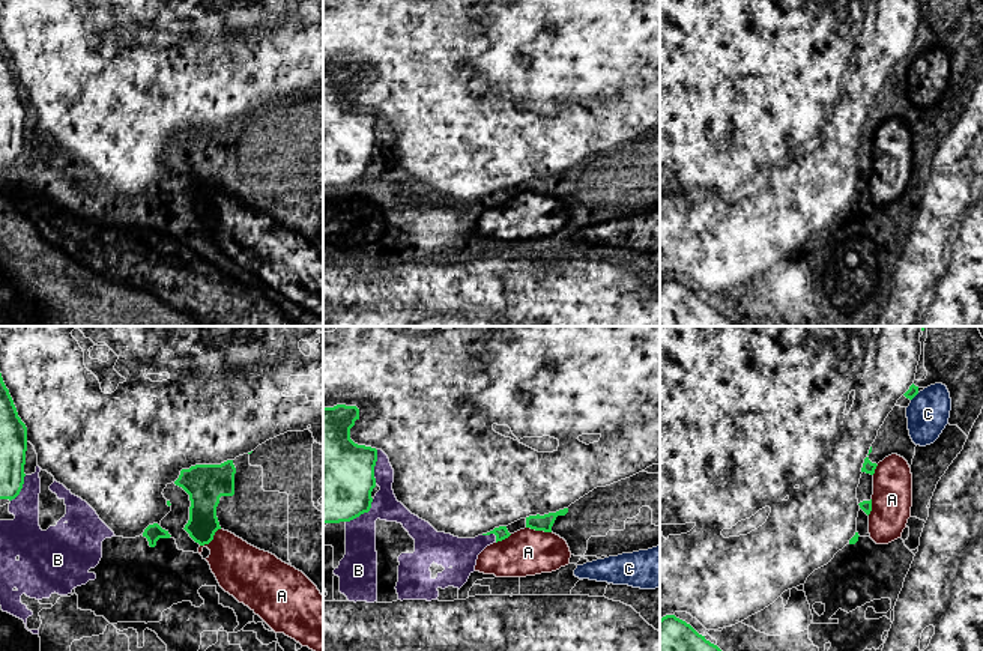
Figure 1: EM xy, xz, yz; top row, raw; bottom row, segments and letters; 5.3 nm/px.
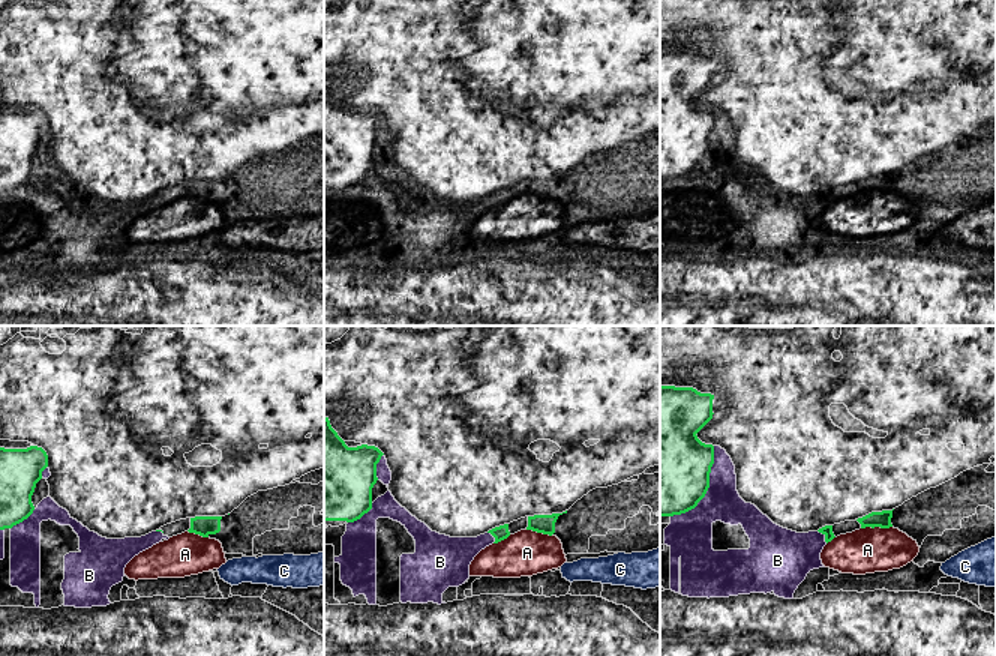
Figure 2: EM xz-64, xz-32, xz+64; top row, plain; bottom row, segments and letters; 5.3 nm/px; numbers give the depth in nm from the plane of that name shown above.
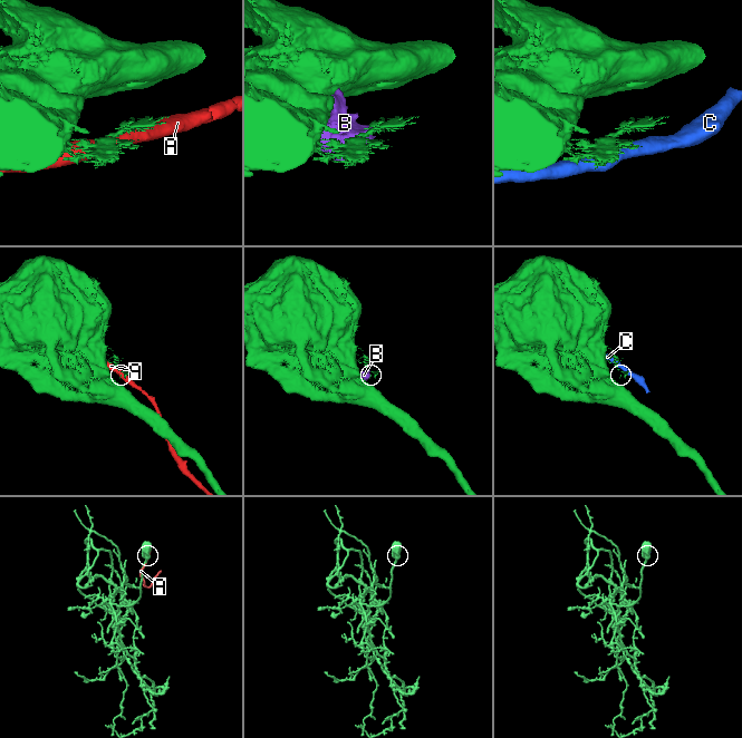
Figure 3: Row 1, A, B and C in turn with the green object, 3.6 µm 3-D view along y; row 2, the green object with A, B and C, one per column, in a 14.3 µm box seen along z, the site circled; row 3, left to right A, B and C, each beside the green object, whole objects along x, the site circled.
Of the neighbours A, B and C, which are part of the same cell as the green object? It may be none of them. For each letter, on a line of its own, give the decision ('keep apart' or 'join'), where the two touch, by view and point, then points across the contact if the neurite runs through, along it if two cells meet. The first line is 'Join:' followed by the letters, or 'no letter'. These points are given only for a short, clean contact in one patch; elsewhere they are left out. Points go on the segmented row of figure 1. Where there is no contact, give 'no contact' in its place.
Join: no letter
A: keep apart | xy (211, 540)
B: keep apart | xz (362, 513)
C: keep apart | yz (914, 396)

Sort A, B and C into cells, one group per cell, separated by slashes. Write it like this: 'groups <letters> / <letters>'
groups A / B / C

